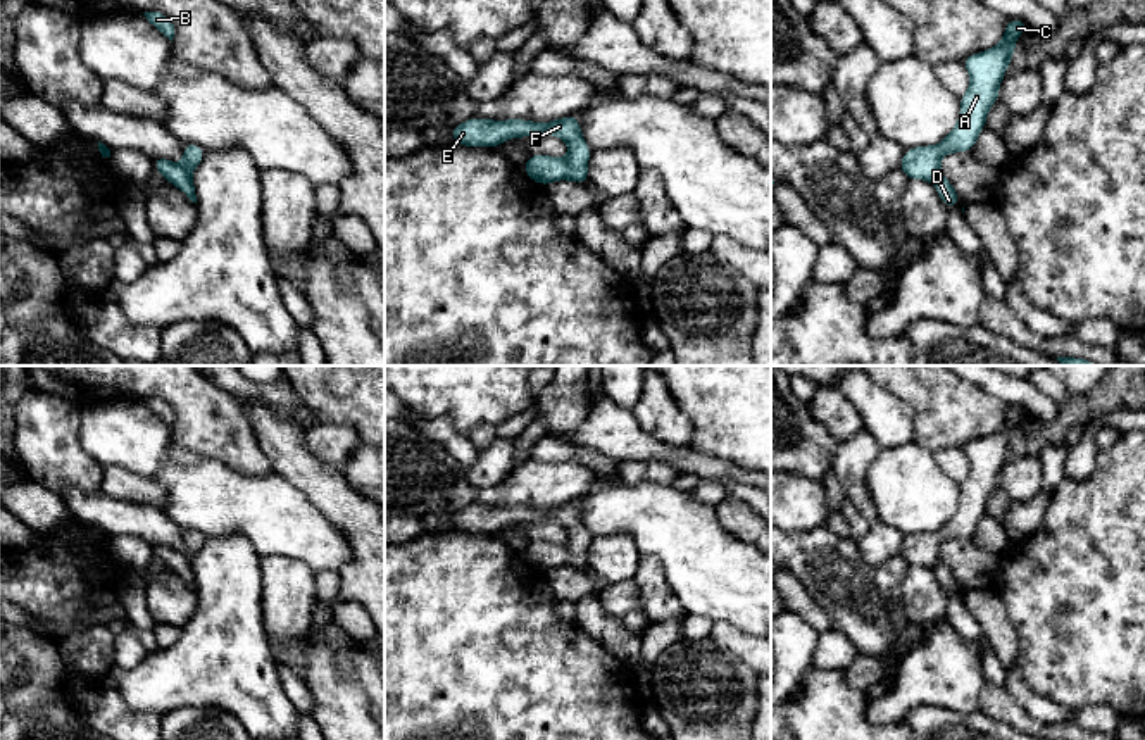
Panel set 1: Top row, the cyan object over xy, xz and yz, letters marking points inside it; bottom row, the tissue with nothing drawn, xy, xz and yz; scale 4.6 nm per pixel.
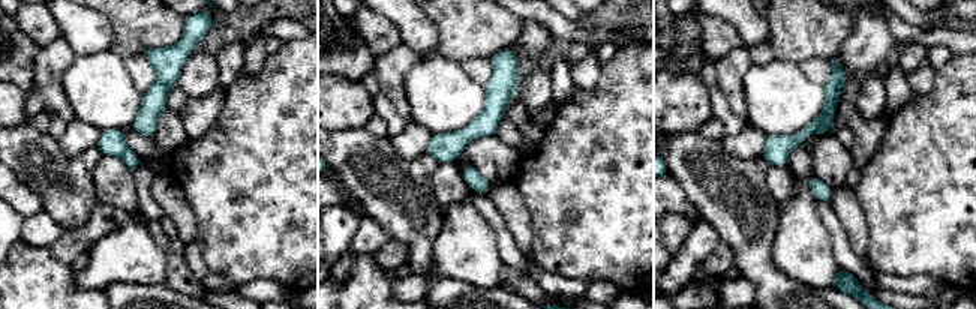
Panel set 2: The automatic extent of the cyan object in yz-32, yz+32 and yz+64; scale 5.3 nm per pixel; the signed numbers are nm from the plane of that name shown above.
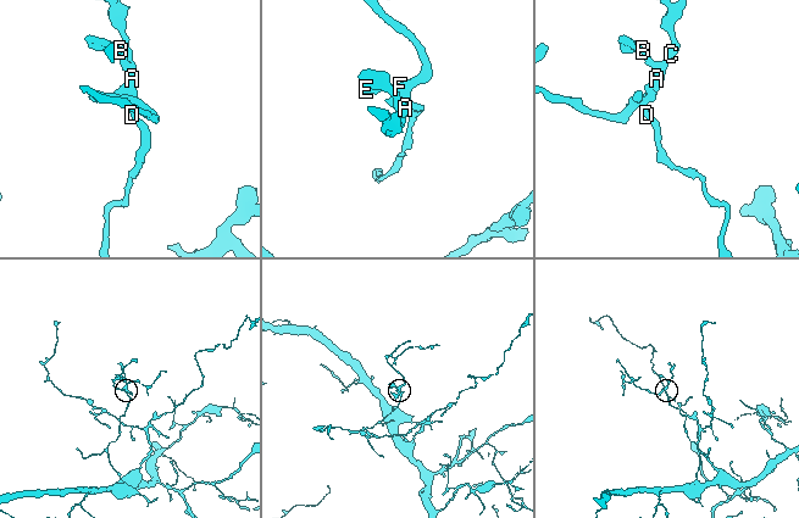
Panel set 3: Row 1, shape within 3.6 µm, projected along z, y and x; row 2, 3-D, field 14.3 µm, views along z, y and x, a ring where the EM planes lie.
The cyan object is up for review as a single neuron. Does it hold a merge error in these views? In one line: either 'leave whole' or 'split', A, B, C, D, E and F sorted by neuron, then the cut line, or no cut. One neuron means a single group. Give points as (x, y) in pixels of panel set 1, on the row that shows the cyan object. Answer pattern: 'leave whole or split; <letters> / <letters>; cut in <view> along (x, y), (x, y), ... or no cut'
leave whole; A B C D E F; no cut

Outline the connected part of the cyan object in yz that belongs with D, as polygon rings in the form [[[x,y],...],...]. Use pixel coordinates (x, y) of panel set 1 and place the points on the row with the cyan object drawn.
[[[1007,19],[1004,40],[985,52],[964,57],[960,62],[969,72],[969,90],[960,98],[960,114],[955,128],[940,145],[905,148],[900,171],[907,179],[931,181],[940,200],[950,210],[960,204],[952,183],[942,174],[940,160],[945,154],[971,152],[979,131],[986,126],[988,109],[998,100],[1002,78],[1010,66],[1016,38],[1029,24],[1021,19]]]

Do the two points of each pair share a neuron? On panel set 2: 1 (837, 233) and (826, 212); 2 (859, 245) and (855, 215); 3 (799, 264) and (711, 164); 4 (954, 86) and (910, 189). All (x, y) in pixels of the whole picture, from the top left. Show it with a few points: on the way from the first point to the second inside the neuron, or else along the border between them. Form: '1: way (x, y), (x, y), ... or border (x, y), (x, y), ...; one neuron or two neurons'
1: way (835, 228), (829, 216); one neuron
2: way (858, 237), (855, 222); one neuron
3: border (780, 204), (780, 221), (771, 258), (783, 272); two neurons
4: way (954, 111), (954, 146), (936, 164); one neuron

